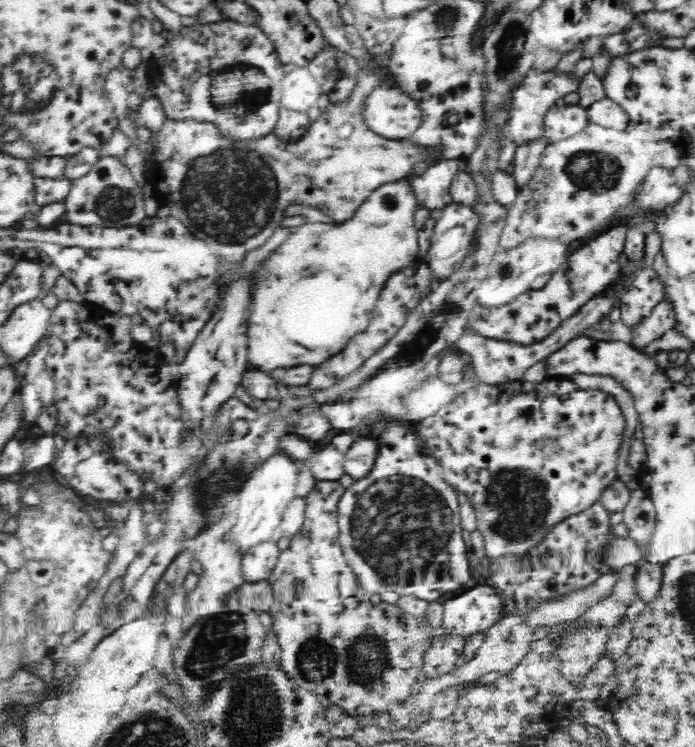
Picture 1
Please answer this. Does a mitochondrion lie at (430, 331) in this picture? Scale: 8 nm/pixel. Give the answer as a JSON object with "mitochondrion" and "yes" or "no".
{"mitochondrion":"yes"}

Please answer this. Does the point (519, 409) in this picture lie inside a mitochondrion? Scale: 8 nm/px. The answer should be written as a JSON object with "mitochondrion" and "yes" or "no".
{"mitochondrion":"no"}

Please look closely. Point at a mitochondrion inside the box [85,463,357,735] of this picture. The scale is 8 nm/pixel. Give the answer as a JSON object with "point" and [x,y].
{"point":[240,623]}

